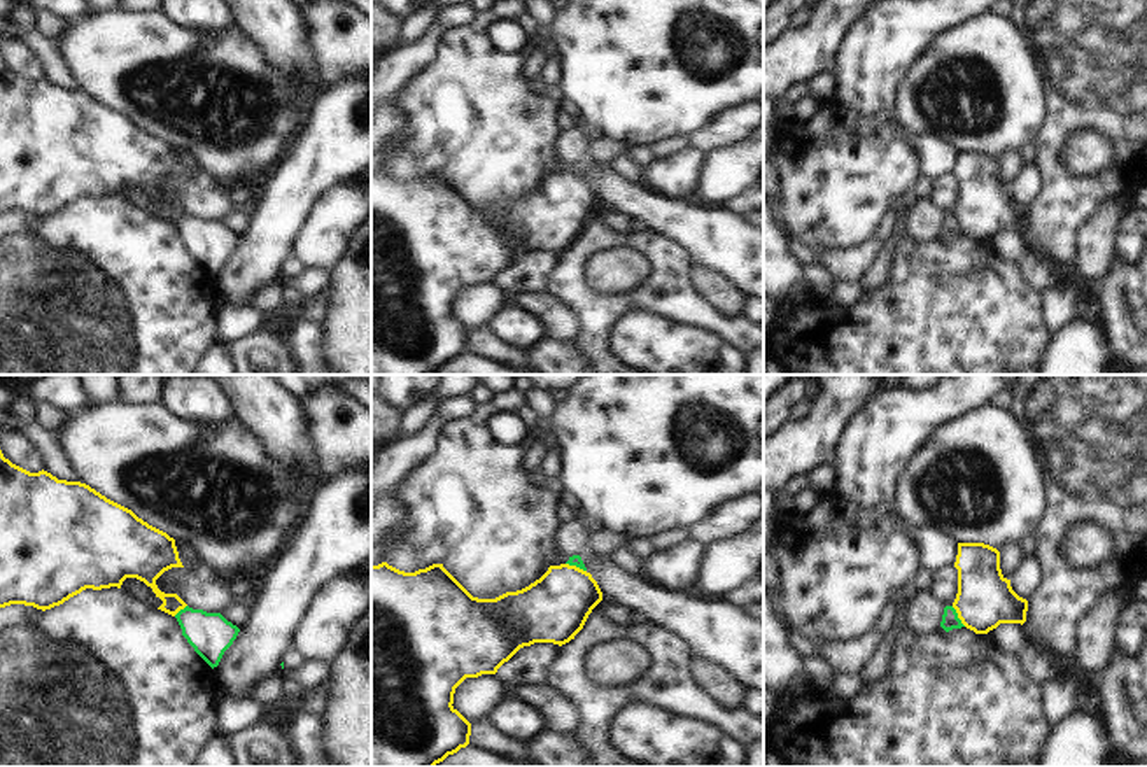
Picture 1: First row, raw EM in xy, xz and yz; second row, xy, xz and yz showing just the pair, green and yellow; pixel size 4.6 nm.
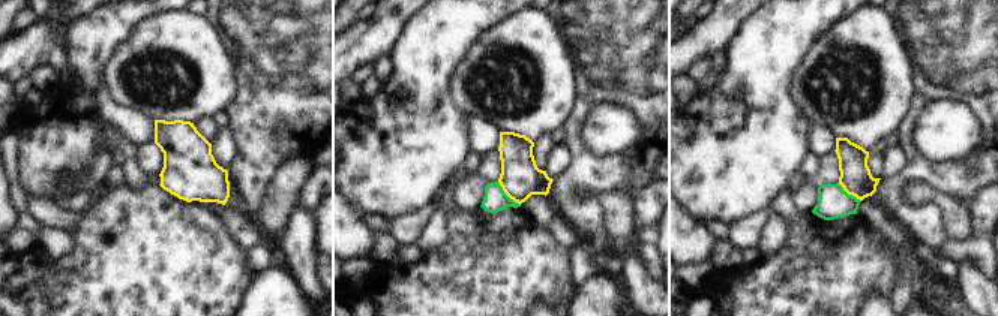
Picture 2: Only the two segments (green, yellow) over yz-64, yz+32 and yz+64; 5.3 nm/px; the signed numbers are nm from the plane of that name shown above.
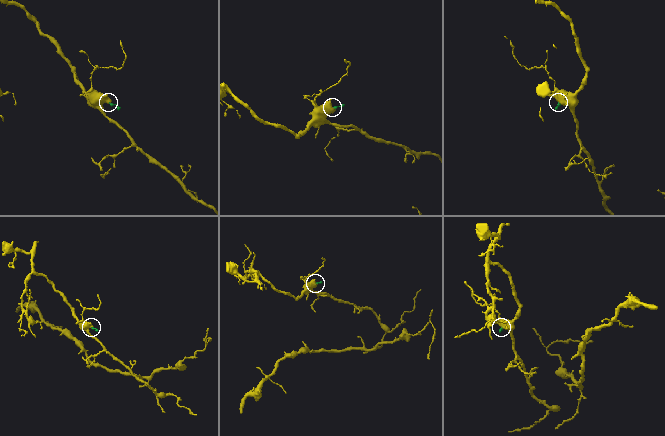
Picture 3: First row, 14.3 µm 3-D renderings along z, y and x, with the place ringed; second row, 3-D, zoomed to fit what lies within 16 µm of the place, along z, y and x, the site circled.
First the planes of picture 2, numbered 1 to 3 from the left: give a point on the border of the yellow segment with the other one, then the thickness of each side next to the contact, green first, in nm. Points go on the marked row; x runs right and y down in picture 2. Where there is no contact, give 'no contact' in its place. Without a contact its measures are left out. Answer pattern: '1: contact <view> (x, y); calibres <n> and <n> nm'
1: no contact
2: contact yz+32 (506, 195); calibres 120 and 220 nm
3: contact yz+64 (850, 195); calibres 170 and 170 nm

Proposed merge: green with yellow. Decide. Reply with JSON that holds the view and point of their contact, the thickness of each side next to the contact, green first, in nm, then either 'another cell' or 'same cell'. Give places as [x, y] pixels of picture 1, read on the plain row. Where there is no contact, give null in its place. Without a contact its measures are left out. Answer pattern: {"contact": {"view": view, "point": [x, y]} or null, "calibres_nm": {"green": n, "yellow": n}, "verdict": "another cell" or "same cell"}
{"contact": {"view": "yz", "point": [957, 225]}, "calibres_nm": {"green": 80, "yellow": 260}, "verdict": "another cell"}

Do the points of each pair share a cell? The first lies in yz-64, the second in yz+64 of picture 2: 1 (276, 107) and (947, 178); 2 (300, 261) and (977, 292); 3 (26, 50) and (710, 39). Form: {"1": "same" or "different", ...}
{"1": "same", "2": "same", "3": "same"}

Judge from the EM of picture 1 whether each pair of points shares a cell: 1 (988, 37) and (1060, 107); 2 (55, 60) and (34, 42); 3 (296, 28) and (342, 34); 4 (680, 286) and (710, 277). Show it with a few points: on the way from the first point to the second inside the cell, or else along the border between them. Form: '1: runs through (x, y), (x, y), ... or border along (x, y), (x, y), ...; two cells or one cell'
1: border along (1032, 53), (1044, 79), (1044, 119), (1037, 132); two cells
2: runs through (49, 55), (39, 44); one cell
3: border along (307, 18), (321, 70); two cells
4: border along (696, 267), (696, 286), (722, 312); two cells

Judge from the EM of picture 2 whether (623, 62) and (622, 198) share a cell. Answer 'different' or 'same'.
different

